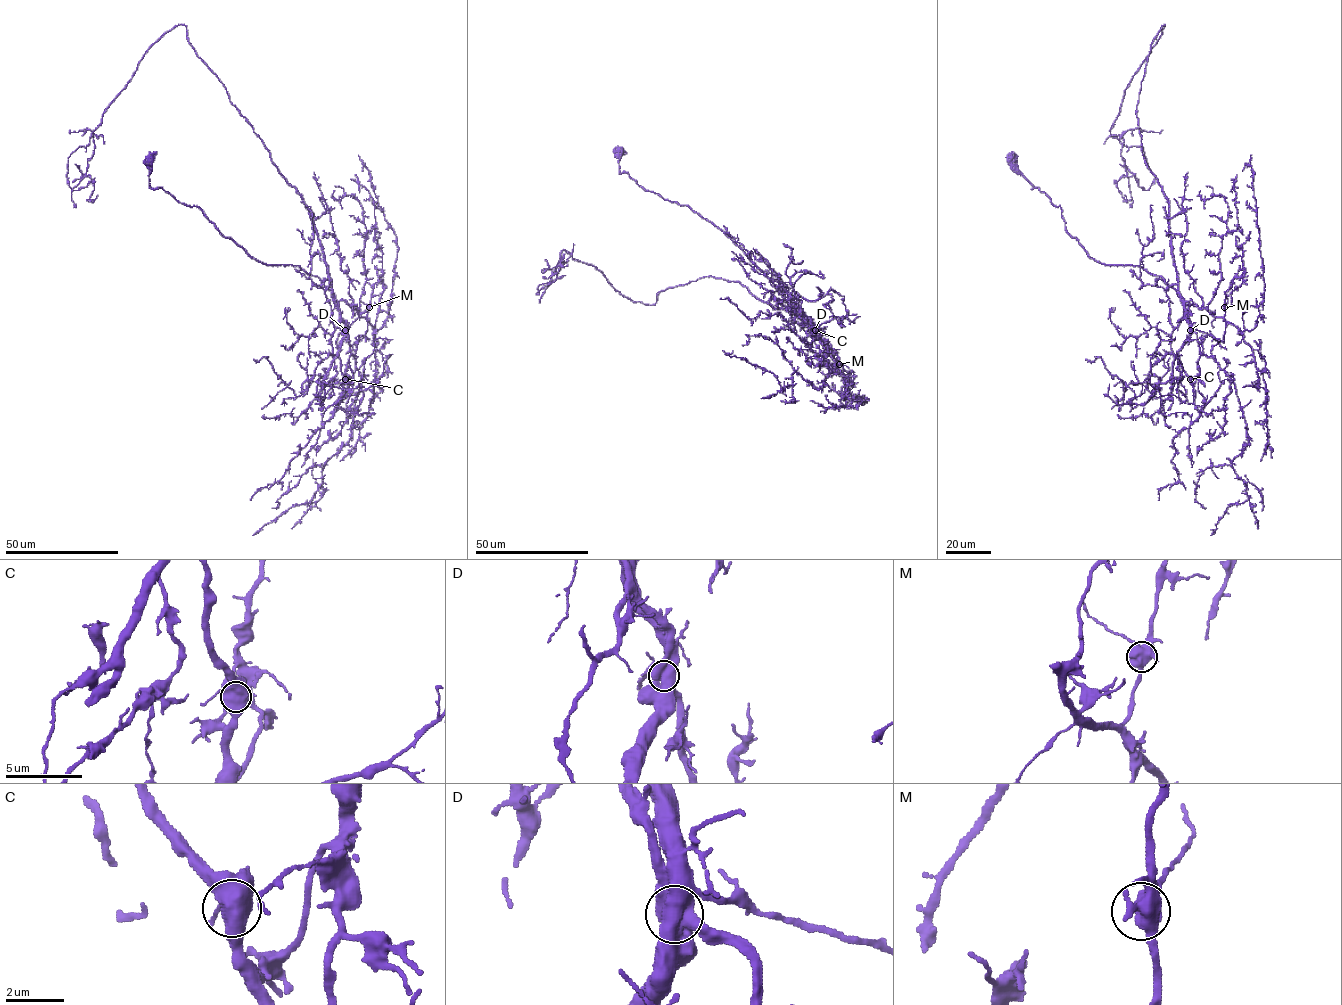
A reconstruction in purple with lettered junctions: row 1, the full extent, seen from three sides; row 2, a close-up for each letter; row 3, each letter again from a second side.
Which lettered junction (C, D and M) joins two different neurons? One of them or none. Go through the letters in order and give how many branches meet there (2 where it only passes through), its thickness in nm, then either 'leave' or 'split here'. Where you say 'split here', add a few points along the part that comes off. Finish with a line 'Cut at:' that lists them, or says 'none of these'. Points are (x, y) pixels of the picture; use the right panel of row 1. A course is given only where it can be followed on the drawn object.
C: 3 branches meet; 550 nm thick; leave
D: 3 branches meet; 700 nm thick; split here; foreign part runs (1190, 330), (1169, 204), (1136, 114), (1165, 24), (1110, 129), (1142, 146), (1154, 182), (1146, 190), (1135, 177)
M: 3 branches meet; 650 nm thick; leave
Cut at: D

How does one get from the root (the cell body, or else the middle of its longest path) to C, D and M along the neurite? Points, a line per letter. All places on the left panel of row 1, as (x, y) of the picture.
C: (148, 159), (150, 187), (197, 206), (252, 257), (298, 265), (331, 291), (345, 325), (339, 352), (345, 379)
D: (148, 159), (150, 187), (197, 206), (225, 237), (256, 259), (298, 265), (316, 275), (331, 291), (345, 330)
M: (148, 159), (150, 187), (197, 206), (252, 257), (270, 265), (298, 265), (361, 317), (369, 307)

